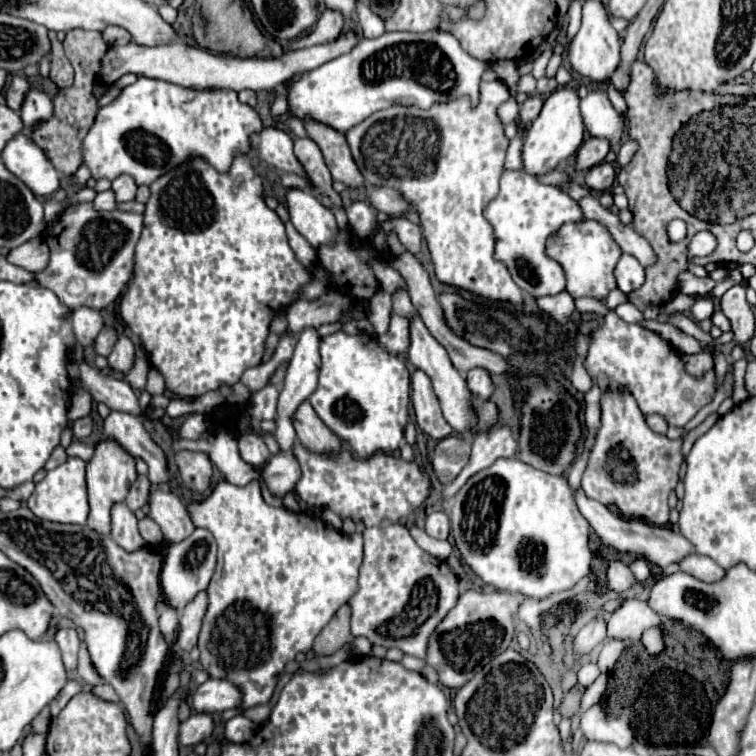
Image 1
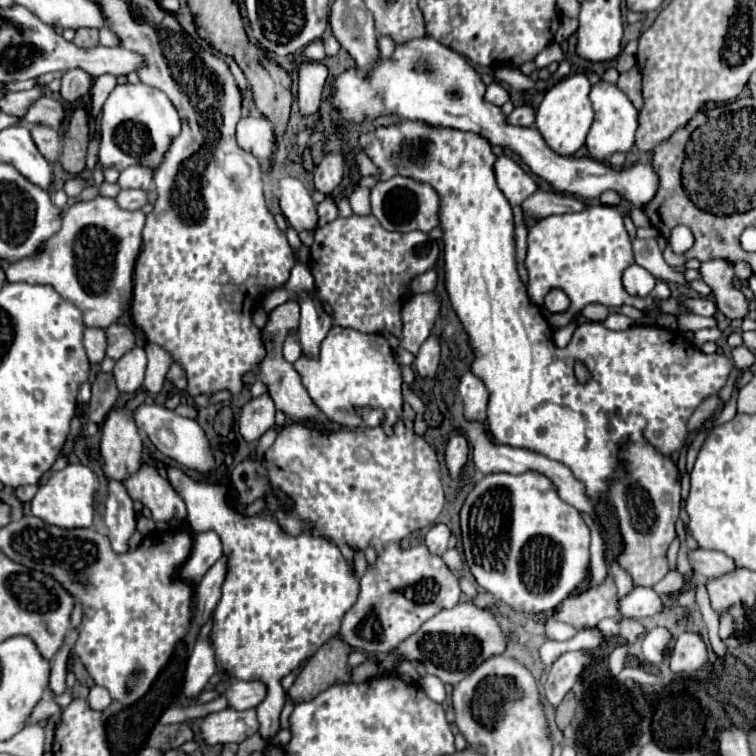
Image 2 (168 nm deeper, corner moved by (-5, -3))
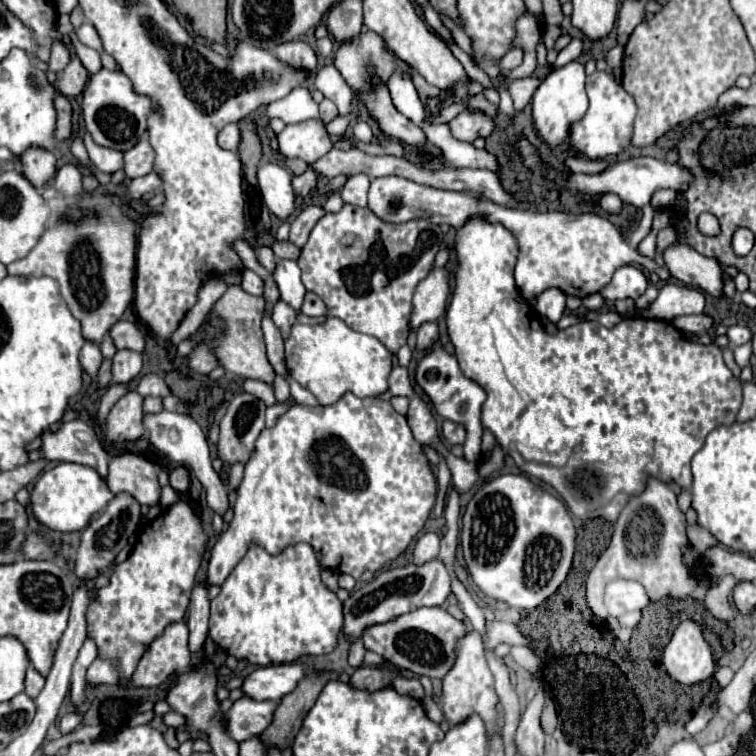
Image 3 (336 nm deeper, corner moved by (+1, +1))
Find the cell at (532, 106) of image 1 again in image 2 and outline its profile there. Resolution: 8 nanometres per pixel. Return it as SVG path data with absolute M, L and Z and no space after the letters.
M521 105L515 107L511 115L507 115L507 123L515 125L515 127L531 127L535 123L535 111L531 105Z

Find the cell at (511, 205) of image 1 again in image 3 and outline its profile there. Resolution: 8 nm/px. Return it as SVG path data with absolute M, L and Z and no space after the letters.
M549 289L541 293L537 297L535 309L539 311L539 315L547 317L551 323L557 323L565 311L565 293L561 293L561 289Z

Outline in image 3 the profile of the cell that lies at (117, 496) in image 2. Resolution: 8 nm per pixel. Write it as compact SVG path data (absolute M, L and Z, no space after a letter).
M81 419L63 423L57 433L43 433L41 453L47 461L69 461L93 467L101 477L107 477L109 455L103 449L95 429Z

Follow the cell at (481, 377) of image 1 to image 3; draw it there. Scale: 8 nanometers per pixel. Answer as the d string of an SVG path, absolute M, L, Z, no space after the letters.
M433 349L429 355L425 355L419 361L419 365L417 365L417 383L431 397L437 413L443 419L465 425L465 429L467 429L465 459L467 461L479 461L481 459L481 435L483 435L481 407L485 403L485 391L475 381L467 379L459 369L457 359L453 355L449 355L447 351L443 351L443 349Z

